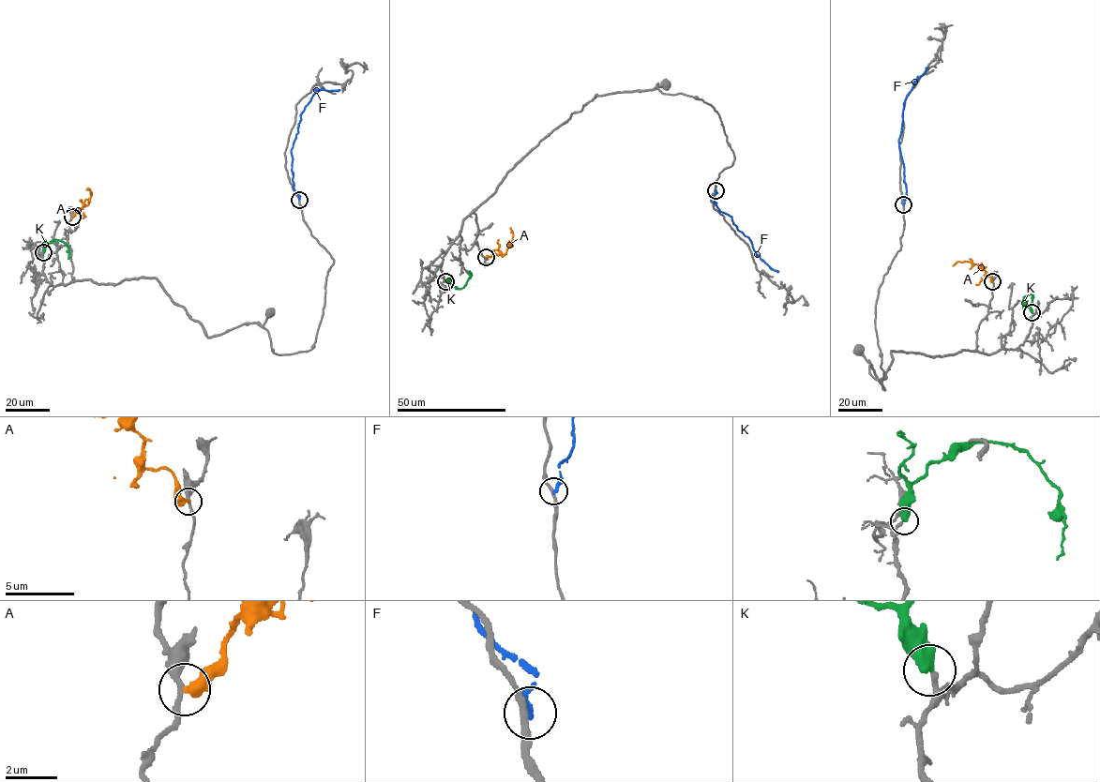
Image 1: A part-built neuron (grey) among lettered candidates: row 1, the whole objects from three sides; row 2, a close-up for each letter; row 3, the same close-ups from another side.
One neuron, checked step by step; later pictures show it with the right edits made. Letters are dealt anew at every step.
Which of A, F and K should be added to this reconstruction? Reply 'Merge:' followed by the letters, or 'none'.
Merge: K

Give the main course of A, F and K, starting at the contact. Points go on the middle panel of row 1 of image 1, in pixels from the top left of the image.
A: (486, 257), (492, 253), (505, 253), (513, 235), (510, 227)
F: (716, 190), (713, 198), (720, 212), (730, 216), (738, 230), (750, 240), (757, 254), (778, 271)
K: (445, 281), (457, 288), (463, 287), (472, 275), (468, 271)

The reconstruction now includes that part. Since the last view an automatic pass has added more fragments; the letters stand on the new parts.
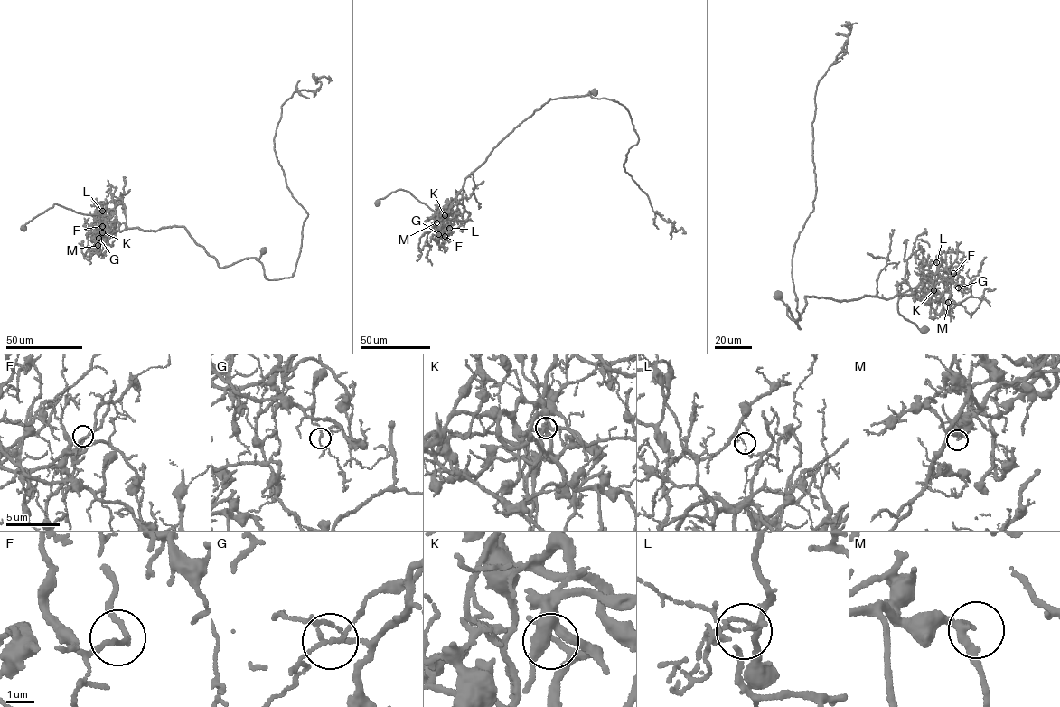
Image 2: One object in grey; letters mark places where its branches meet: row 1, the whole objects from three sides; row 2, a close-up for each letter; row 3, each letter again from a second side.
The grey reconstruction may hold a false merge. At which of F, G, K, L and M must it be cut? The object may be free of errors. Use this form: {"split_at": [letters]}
{"split_at": ["L"]}

